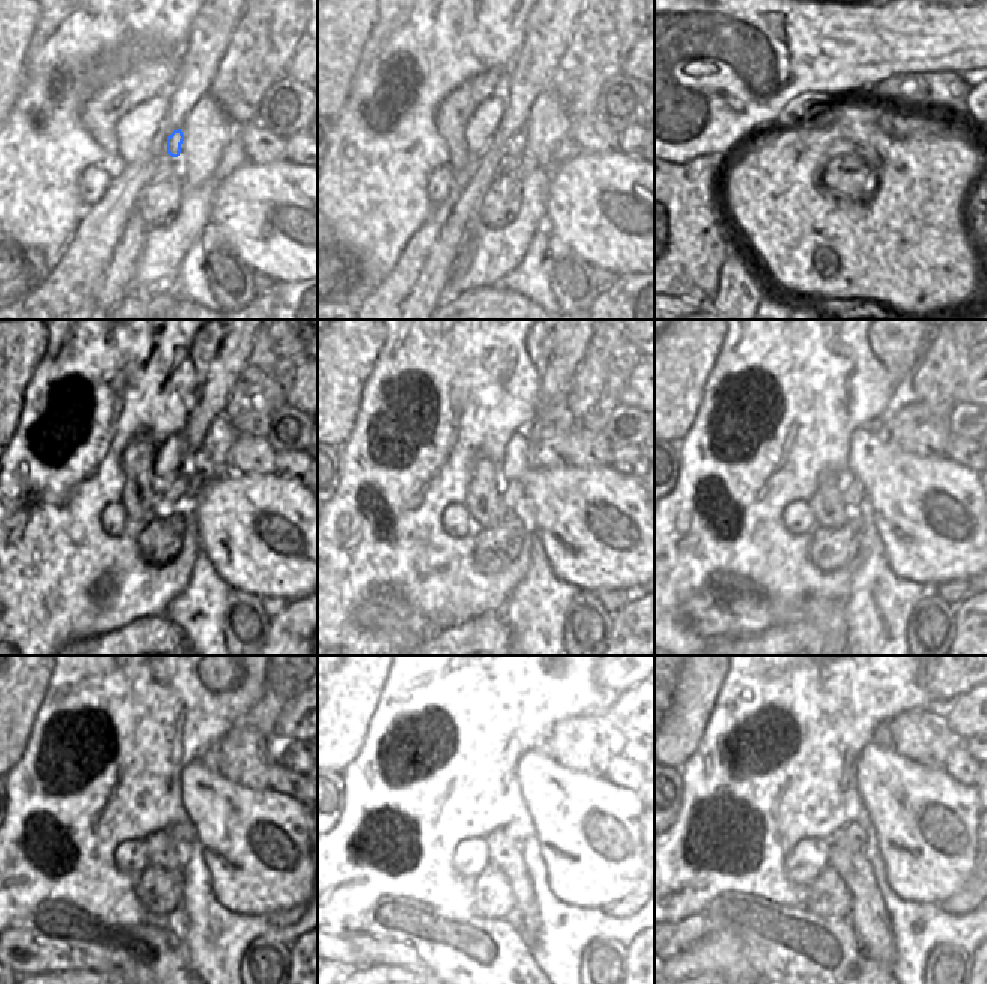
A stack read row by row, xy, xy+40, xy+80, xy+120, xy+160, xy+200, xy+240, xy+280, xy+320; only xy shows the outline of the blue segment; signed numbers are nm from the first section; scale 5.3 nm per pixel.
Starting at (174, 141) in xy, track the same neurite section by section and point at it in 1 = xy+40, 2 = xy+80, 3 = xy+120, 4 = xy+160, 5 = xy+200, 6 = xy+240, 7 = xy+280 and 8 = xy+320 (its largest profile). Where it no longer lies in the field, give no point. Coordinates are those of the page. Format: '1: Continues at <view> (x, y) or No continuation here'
1: Continues at xy+40 (515, 147)
2: Continues at xy+80 (851, 149)
3: Continues at xy+120 (165, 501)
4: Continues at xy+160 (510, 492)
5: Continues at xy+200 (852, 494)
6: Continues at xy+240 (185, 831)
7: Continues at xy+280 (513, 830)
8: Continues at xy+320 (854, 837)

